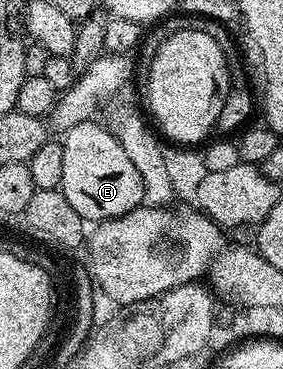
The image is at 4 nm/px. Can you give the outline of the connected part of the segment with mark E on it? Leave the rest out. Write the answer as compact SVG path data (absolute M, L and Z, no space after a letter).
M95 120L77 124L76 127L62 135L65 165L61 171L61 189L65 200L73 204L73 209L88 223L98 224L106 222L108 218L120 218L137 207L144 205L141 173L137 172L136 165L125 154L122 145L110 133L106 125L98 126Z

